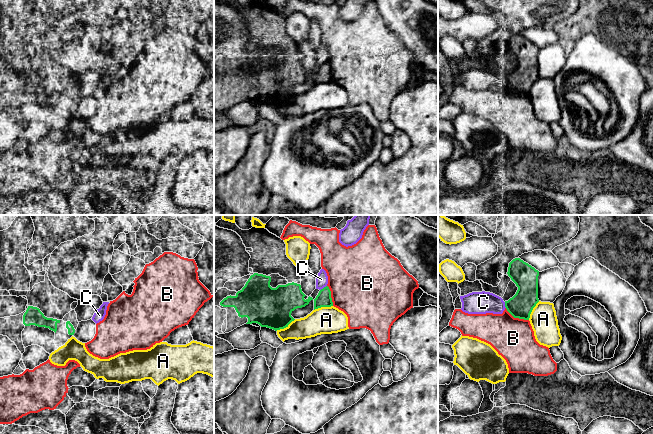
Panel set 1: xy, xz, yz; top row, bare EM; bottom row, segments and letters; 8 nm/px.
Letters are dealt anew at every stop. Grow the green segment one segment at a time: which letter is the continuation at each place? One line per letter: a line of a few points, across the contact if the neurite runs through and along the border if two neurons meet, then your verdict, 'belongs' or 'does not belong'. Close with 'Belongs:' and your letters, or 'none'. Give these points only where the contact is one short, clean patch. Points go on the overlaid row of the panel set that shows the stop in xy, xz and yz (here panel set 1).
A: does not belong
B: does not belong
C: does not belong
Belongs: none

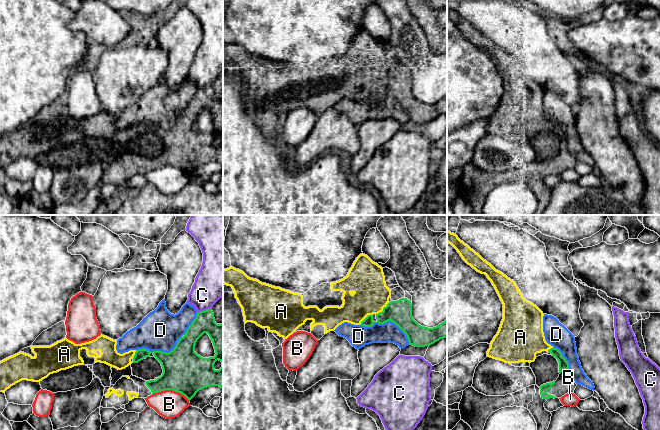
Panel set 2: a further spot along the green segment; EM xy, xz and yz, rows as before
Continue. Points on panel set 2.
A: belongs
B: line xy (152, 393), (174, 390), (180, 392), (189, 400); does not belong
C: line xy (211, 308), (198, 312); does not belong
D: does not belong
Belongs: A

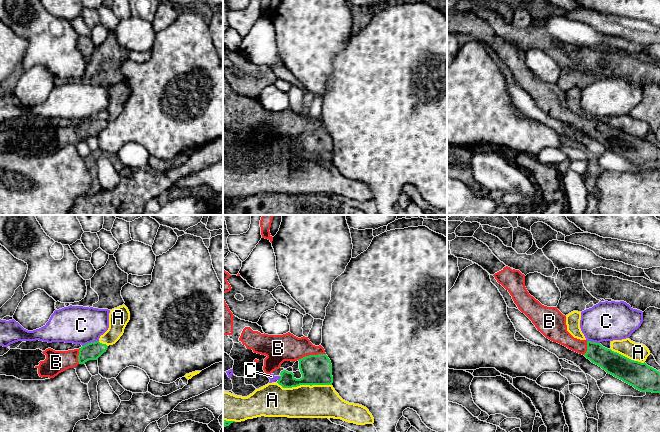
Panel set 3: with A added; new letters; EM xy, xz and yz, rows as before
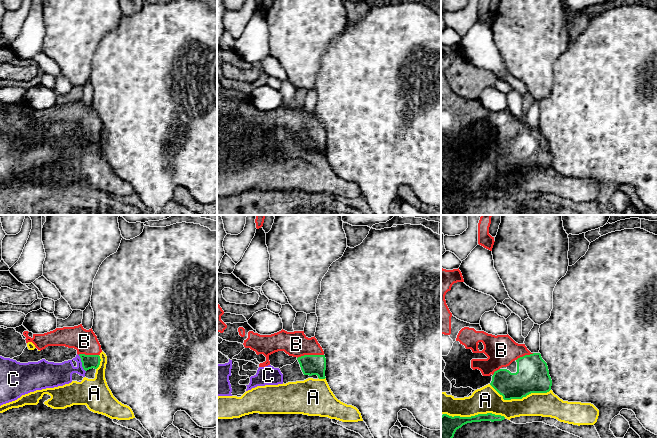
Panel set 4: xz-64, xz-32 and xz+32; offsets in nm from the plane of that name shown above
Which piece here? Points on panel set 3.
A: does not belong
B: belongs
C: does not belong
Belongs: B

